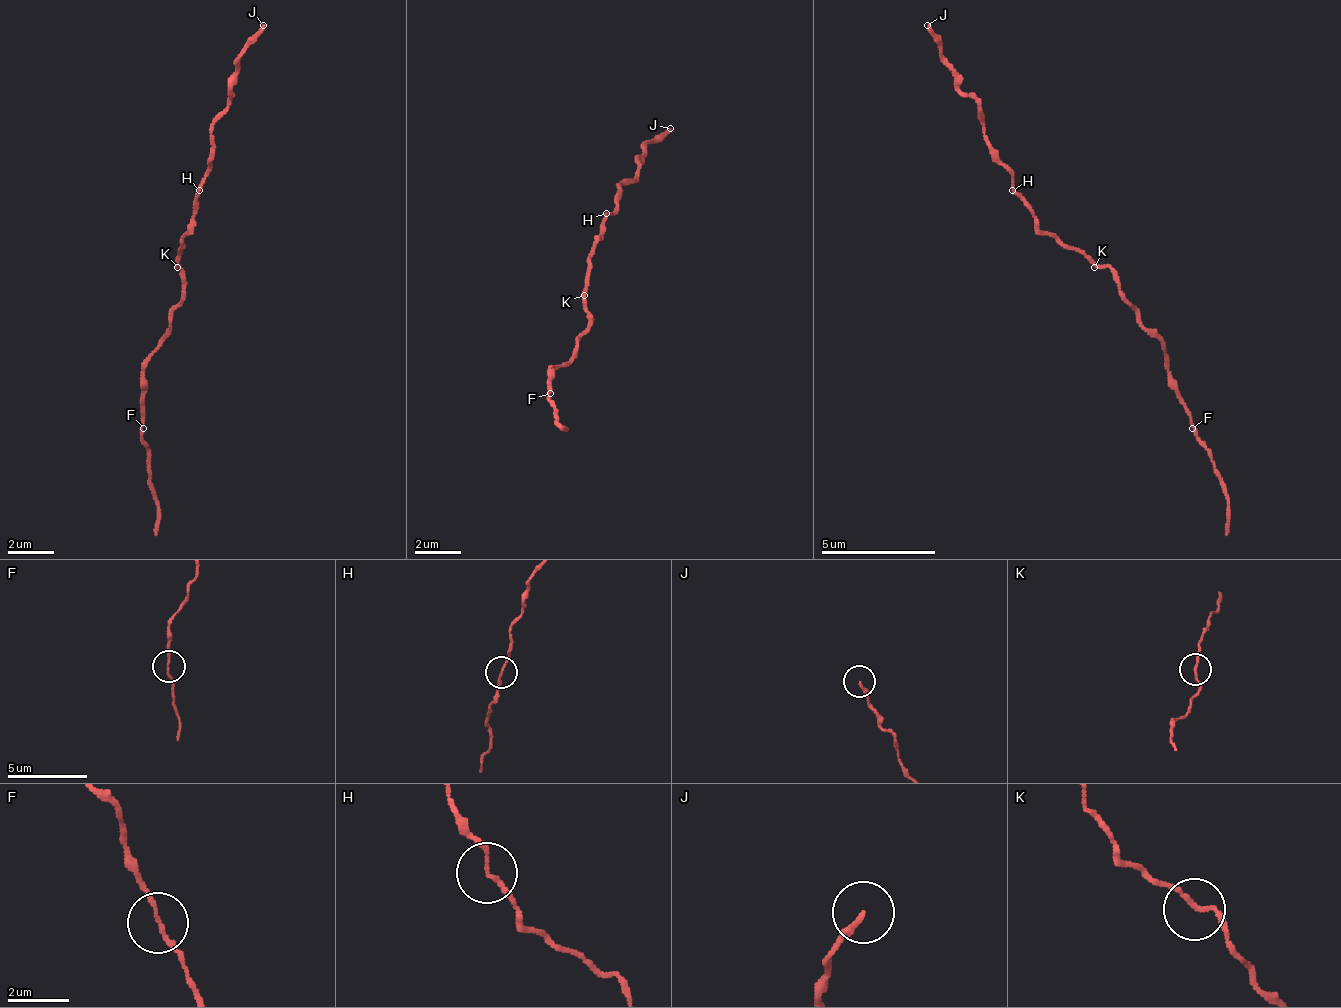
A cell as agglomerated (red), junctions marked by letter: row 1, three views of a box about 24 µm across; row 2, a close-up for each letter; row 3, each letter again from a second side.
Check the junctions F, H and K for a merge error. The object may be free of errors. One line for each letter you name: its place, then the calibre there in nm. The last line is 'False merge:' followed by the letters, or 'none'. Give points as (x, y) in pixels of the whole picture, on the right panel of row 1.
False merge: none

